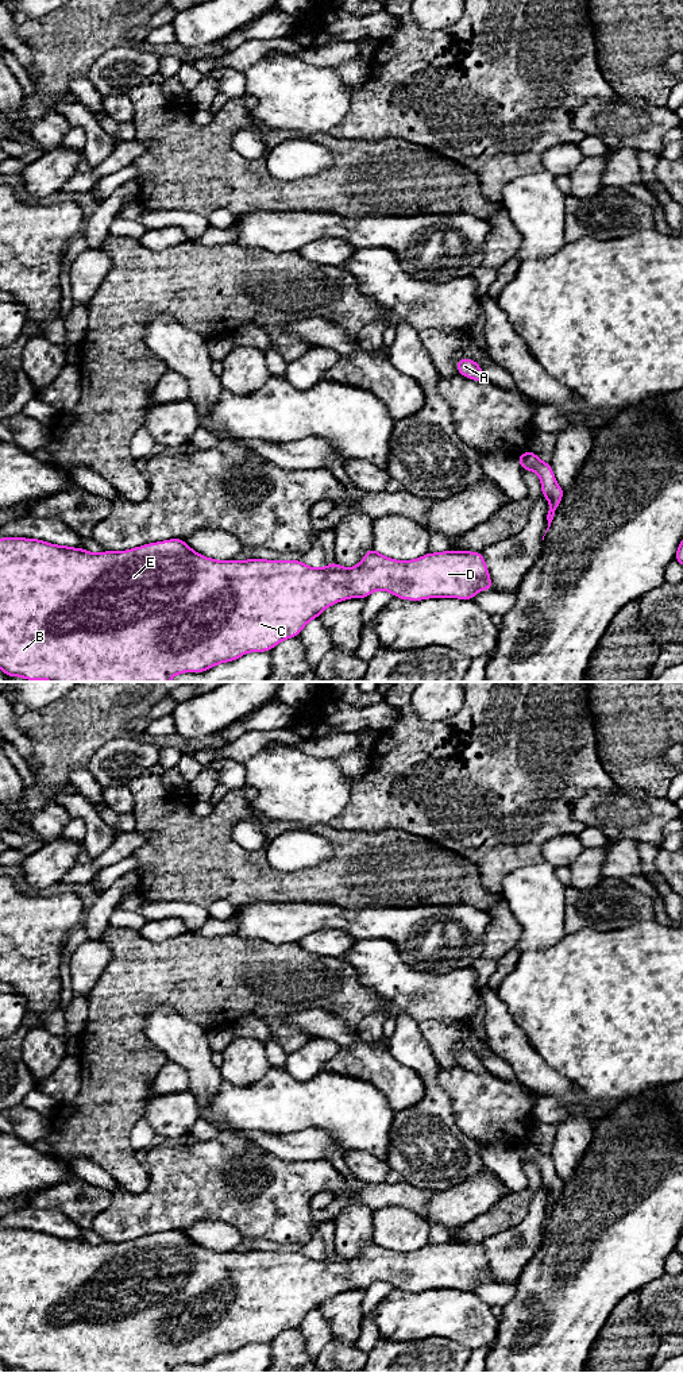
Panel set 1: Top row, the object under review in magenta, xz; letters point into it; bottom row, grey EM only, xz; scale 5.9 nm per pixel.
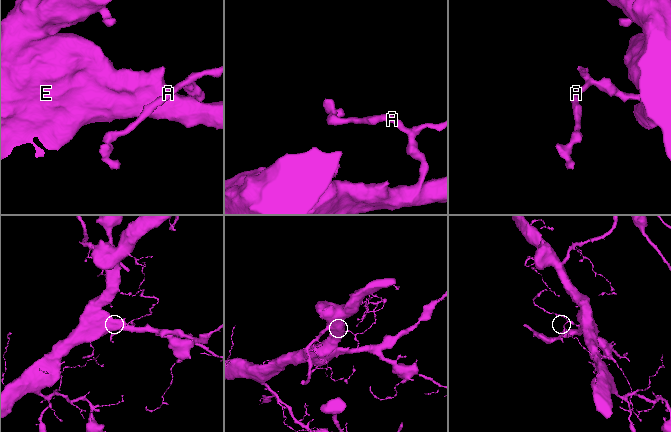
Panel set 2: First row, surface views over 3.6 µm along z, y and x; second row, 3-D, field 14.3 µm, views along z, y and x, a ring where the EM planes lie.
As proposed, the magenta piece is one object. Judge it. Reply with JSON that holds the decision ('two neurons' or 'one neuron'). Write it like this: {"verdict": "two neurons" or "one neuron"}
{"verdict": "one neuron"}

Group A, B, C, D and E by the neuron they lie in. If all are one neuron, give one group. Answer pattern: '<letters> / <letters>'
A B C D E

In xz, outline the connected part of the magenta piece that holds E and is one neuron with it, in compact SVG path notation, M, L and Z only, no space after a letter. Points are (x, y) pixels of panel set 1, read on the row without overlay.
M0 1230L0 1359L7 1366L22 1368L26 1372L47 1370L51 1373L170 1373L182 1364L204 1364L220 1354L242 1349L247 1343L271 1342L286 1330L300 1327L302 1319L317 1310L328 1297L348 1289L367 1289L375 1281L390 1283L395 1289L421 1292L427 1289L474 1291L479 1281L494 1281L485 1247L471 1242L444 1242L417 1249L414 1251L394 1251L385 1249L374 1239L368 1241L355 1258L342 1258L336 1251L324 1260L313 1260L301 1251L215 1251L197 1245L184 1230L170 1230L121 1243L104 1242L92 1245L84 1239L50 1235L38 1230Z

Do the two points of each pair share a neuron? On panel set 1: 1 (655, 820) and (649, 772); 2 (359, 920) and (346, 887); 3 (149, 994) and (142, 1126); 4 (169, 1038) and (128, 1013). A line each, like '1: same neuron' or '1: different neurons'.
1: different neurons
2: different neurons
3: different neurons
4: different neurons

